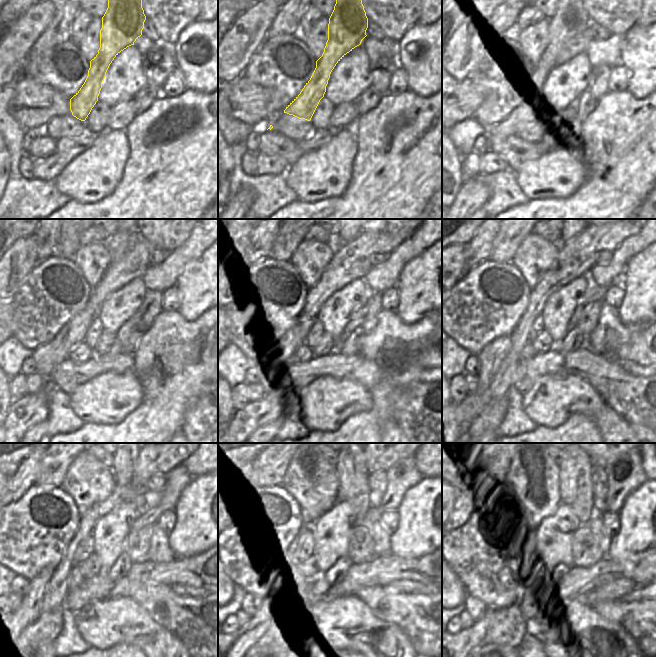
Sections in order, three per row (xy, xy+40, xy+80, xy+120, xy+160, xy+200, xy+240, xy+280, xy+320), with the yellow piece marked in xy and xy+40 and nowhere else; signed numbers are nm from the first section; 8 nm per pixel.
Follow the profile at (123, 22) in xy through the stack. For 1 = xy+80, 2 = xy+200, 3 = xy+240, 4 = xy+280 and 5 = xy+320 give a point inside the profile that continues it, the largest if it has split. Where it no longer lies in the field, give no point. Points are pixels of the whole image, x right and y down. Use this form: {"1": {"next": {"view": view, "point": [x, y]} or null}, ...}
{"1": {"next": {"view": "xy+80", "point": [571, 18]}}, "2": {"next": {"view": "xy+200", "point": [490, 358]}}, "3": {"next": {"view": "xy+240", "point": [14, 642]}}, "4": {"next": {"view": "xy+280", "point": [238, 642]}}, "5": {"next": {"view": "xy+320", "point": [463, 641]}}}

